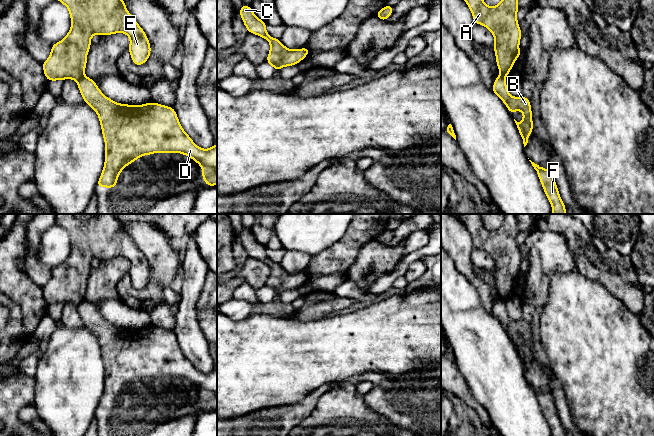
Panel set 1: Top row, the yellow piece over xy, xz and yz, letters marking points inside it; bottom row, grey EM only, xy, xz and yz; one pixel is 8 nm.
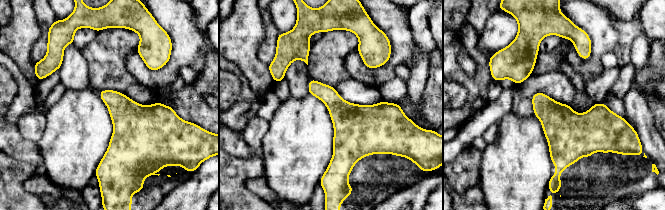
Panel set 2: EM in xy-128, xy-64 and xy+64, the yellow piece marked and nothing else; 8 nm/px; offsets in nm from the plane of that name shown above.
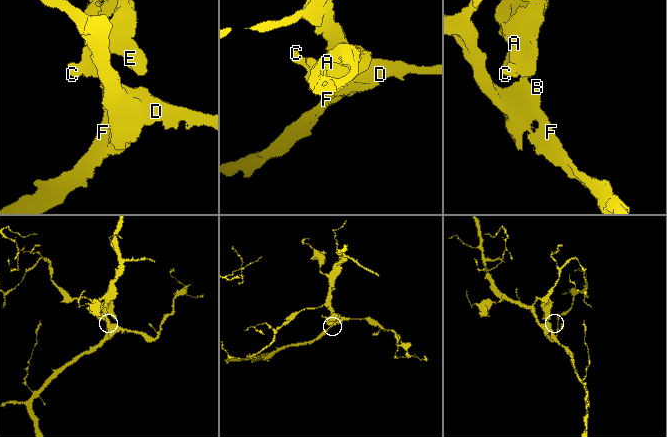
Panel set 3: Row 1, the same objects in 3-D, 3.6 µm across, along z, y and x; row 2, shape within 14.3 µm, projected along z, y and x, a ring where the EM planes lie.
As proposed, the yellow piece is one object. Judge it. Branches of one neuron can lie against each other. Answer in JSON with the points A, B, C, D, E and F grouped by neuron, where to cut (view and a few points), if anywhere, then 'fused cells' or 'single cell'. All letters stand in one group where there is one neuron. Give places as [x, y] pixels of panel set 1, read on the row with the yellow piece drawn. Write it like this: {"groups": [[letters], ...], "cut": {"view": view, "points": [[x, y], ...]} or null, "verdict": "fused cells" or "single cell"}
{"groups": [["A", "C", "E"], ["B", "D", "F"]], "cut": {"view": "xy", "points": [[84, 75], [77, 81]]}, "verdict": "fused cells"}

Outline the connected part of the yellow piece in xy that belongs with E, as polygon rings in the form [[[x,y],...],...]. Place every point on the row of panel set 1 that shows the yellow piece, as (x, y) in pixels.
[[[57,0],[65,5],[70,14],[71,28],[64,39],[51,46],[50,56],[42,63],[46,79],[50,81],[73,79],[80,80],[85,76],[87,55],[91,47],[91,37],[124,33],[130,38],[128,51],[132,62],[141,66],[147,62],[151,54],[150,41],[145,31],[126,9],[125,0]]]

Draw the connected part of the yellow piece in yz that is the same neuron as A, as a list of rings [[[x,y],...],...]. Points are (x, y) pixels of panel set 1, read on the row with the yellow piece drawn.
[[[484,0],[464,1],[470,8],[473,22],[483,25],[493,34],[496,64],[500,75],[506,77],[516,59],[521,57],[519,44],[522,31],[517,20],[518,0],[501,0],[494,7],[487,6]]]

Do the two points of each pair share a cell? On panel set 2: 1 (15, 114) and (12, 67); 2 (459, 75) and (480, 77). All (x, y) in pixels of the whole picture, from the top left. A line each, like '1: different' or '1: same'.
1: same
2: same

